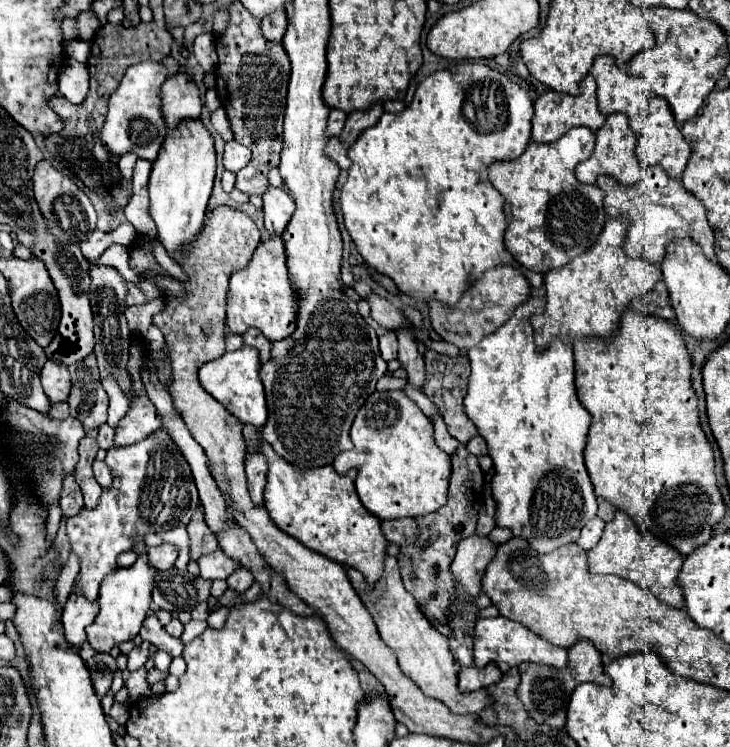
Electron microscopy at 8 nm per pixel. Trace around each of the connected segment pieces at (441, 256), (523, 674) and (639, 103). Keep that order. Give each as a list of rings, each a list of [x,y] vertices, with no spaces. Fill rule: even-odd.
[[[460,63],[456,67],[434,71],[432,75],[428,75],[418,85],[412,103],[404,111],[384,113],[374,127],[362,131],[360,137],[354,141],[354,145],[348,149],[348,157],[352,159],[352,167],[348,169],[348,181],[344,183],[342,191],[340,191],[340,209],[342,209],[344,225],[346,225],[352,241],[356,243],[358,253],[364,257],[364,263],[374,267],[376,271],[388,275],[400,291],[412,295],[418,301],[426,301],[432,297],[432,299],[438,299],[446,305],[458,303],[458,299],[462,297],[462,293],[466,291],[466,287],[472,281],[476,281],[486,269],[492,269],[492,267],[502,263],[500,253],[504,251],[504,229],[506,229],[506,217],[502,211],[504,201],[502,201],[502,195],[488,181],[488,165],[494,161],[516,159],[518,155],[524,153],[526,145],[530,143],[532,117],[534,117],[534,107],[532,107],[532,99],[530,99],[526,89],[522,89],[520,85],[510,81],[504,73],[490,69],[488,65]]]
[[[576,641],[568,649],[568,665],[562,669],[548,667],[548,665],[538,665],[538,663],[522,663],[520,667],[520,687],[518,687],[518,699],[524,703],[528,715],[536,723],[546,723],[554,729],[562,729],[566,723],[566,711],[568,711],[568,699],[574,691],[576,685],[584,681],[608,685],[610,679],[604,673],[602,665],[602,655],[594,647],[592,641]]]
[[[610,55],[594,59],[592,71],[598,85],[598,105],[604,115],[624,113],[634,129],[640,127],[648,113],[648,99],[652,97],[650,85],[642,77],[628,75],[620,69]]]

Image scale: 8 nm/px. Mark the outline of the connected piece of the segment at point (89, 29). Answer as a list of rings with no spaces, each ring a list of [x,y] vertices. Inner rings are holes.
[[[84,11],[84,13],[80,13],[80,15],[76,17],[78,39],[82,39],[82,41],[90,41],[98,29],[100,29],[100,23],[98,23],[94,11]]]

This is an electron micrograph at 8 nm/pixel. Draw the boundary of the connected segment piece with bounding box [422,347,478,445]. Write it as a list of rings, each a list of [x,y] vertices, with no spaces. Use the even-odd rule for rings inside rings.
[[[426,347],[424,351],[424,361],[426,361],[426,385],[422,387],[422,391],[426,393],[426,397],[438,407],[444,423],[448,425],[448,431],[452,437],[456,437],[460,443],[468,443],[474,435],[478,435],[476,425],[468,419],[468,415],[464,413],[464,395],[466,395],[466,385],[468,385],[468,375],[470,375],[470,363],[468,357],[456,355],[456,357],[448,357],[448,355],[440,355],[432,349]]]

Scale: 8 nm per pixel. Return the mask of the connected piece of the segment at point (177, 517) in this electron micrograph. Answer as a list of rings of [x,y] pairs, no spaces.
[[[156,431],[136,445],[112,447],[106,455],[106,465],[110,465],[114,481],[102,491],[98,505],[94,509],[84,507],[66,521],[70,549],[80,559],[76,589],[88,601],[98,599],[100,583],[118,569],[116,559],[120,553],[132,551],[136,543],[144,541],[146,533],[188,525],[200,503],[190,467],[164,431]]]

